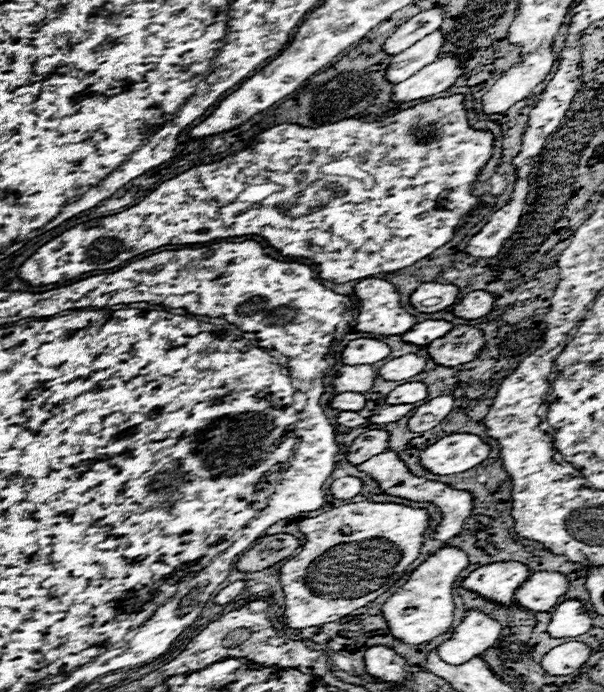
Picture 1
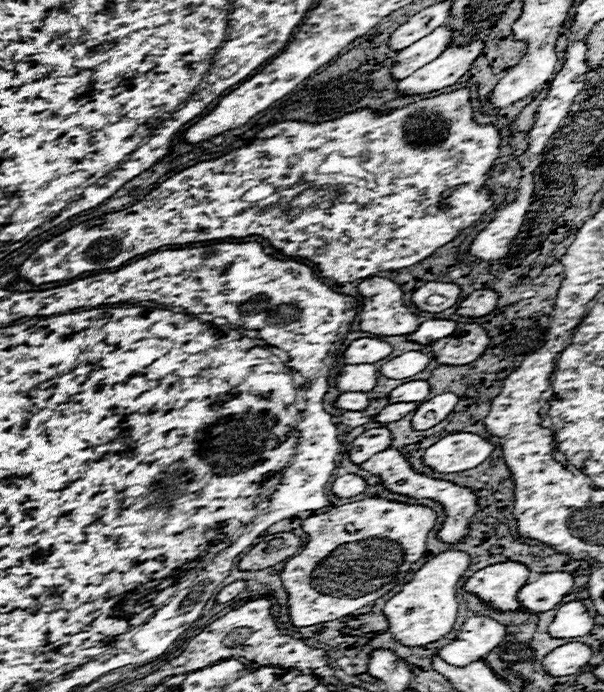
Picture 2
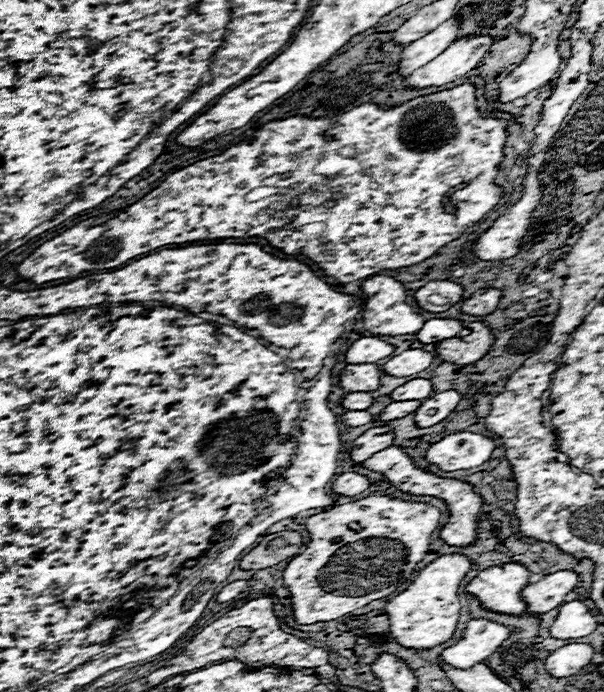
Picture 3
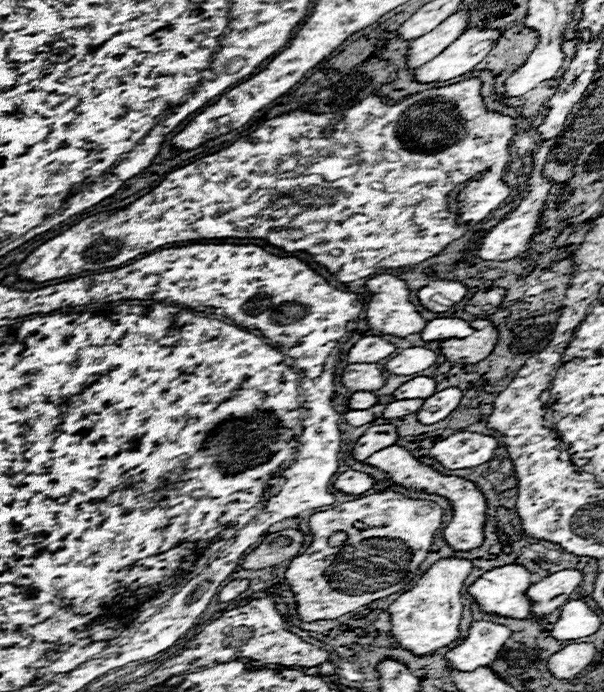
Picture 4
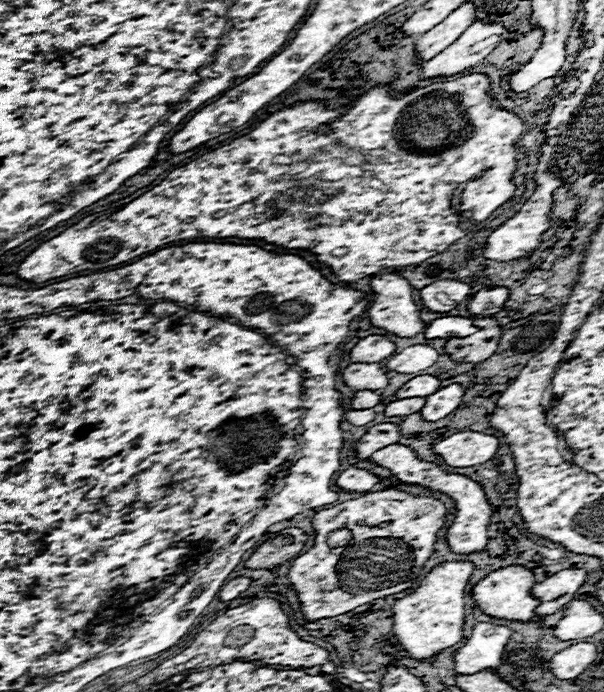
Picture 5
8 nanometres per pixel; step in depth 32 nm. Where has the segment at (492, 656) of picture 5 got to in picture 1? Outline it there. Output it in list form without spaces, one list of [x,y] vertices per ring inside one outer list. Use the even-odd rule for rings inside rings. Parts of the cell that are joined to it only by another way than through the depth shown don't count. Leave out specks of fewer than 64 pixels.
[[[468,610],[468,616],[454,630],[454,636],[436,650],[444,662],[460,666],[472,658],[482,656],[500,638],[502,624],[498,620],[492,620],[490,616],[478,610]]]

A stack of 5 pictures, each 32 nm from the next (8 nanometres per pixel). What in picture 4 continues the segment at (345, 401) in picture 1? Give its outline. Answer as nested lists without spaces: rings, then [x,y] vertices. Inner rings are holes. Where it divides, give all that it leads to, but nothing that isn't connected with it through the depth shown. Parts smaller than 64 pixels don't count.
[[[356,392],[348,400],[350,410],[368,410],[374,404],[378,404],[378,398],[374,396],[374,392]]]

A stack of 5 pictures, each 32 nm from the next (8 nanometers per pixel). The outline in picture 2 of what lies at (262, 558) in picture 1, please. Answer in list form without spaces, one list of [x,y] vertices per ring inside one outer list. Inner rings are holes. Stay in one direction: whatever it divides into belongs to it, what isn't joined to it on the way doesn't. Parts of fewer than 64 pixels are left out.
[[[278,532],[272,536],[264,536],[260,544],[256,544],[242,560],[238,562],[240,570],[264,570],[274,566],[286,558],[292,558],[302,546],[300,536],[294,532]]]

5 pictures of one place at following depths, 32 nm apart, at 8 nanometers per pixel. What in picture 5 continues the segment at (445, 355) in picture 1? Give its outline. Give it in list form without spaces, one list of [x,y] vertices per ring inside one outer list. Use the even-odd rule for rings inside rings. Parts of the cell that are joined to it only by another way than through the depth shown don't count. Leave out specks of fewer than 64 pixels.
[[[478,318],[476,324],[482,328],[480,332],[466,338],[452,338],[446,344],[446,352],[450,358],[458,362],[482,362],[490,358],[500,344],[502,328],[494,318]]]

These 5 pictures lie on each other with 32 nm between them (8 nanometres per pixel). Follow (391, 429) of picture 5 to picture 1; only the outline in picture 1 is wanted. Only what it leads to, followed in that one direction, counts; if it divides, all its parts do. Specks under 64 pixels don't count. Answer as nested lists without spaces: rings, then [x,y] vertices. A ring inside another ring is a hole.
[[[366,430],[352,442],[352,446],[348,450],[348,460],[352,464],[362,464],[370,456],[380,454],[386,448],[388,448],[388,432],[386,430]]]

